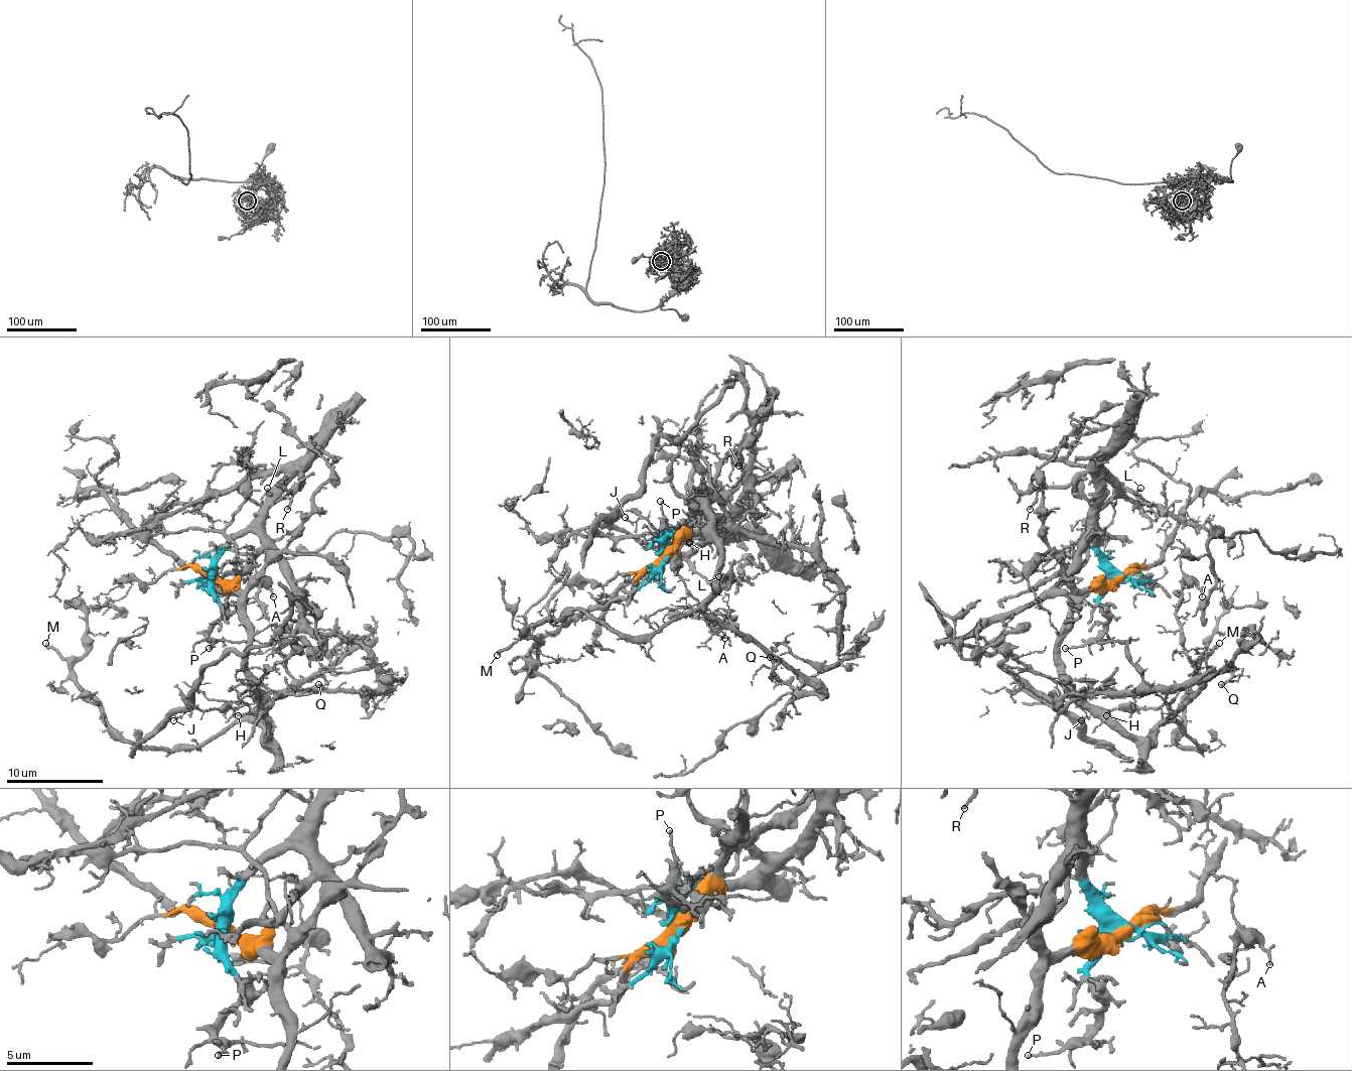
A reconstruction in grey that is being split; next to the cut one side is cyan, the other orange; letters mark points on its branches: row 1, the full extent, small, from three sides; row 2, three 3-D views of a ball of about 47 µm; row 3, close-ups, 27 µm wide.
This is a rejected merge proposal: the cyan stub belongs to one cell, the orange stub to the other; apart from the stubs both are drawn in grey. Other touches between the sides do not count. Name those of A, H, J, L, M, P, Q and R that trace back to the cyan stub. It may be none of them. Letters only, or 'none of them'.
L, P, R

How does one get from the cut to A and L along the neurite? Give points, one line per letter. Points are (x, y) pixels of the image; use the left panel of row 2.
A: (214, 577), (243, 599), (247, 677), (267, 739), (255, 713), (291, 687), (260, 584), (274, 596)
L: (214, 577), (214, 563), (255, 519), (267, 493), (281, 478), (250, 476), (238, 488), (257, 502), (267, 488)

